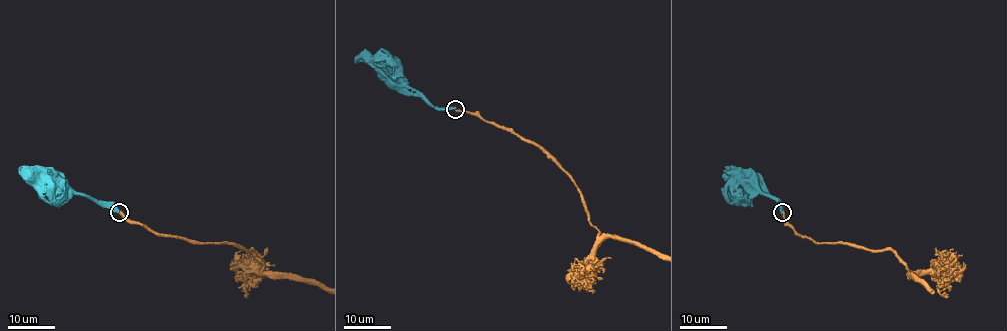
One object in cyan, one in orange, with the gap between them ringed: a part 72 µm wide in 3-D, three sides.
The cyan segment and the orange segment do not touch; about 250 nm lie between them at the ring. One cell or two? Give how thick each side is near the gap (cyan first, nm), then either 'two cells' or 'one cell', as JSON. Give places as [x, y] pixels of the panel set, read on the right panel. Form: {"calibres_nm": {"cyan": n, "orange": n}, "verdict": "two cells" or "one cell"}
{"calibres_nm": {"cyan": 400, "orange": 400}, "verdict": "one cell"}

